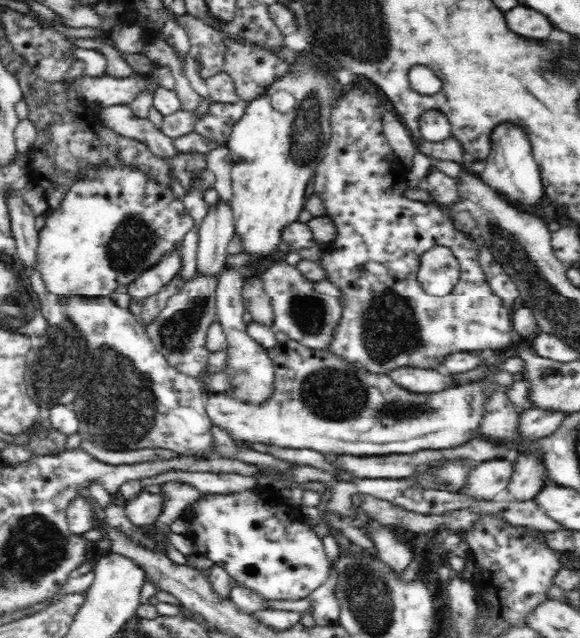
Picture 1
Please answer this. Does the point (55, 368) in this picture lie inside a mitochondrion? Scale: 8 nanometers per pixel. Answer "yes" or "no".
yes

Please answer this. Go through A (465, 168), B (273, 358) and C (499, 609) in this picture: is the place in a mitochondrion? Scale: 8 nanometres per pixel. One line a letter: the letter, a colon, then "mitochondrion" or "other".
A: other
B: other
C: other

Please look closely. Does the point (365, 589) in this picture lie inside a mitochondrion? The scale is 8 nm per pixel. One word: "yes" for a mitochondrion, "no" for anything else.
yes

